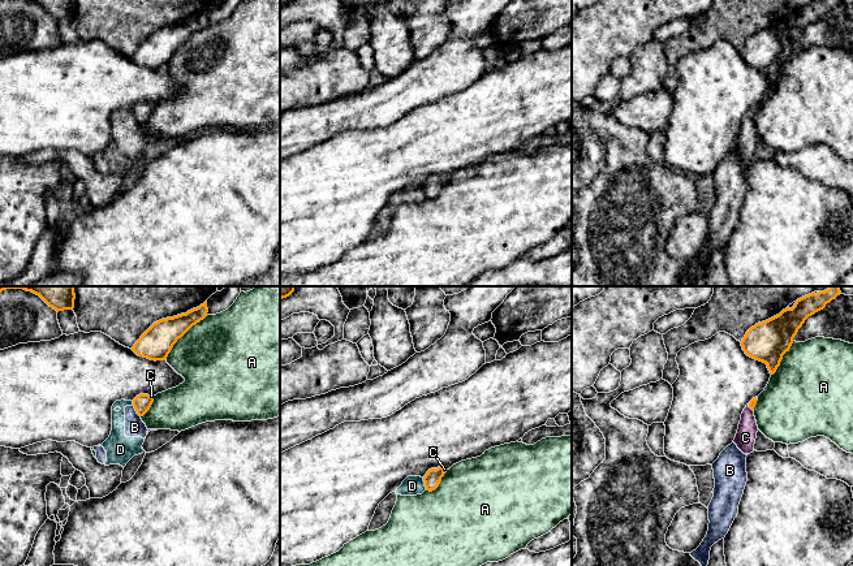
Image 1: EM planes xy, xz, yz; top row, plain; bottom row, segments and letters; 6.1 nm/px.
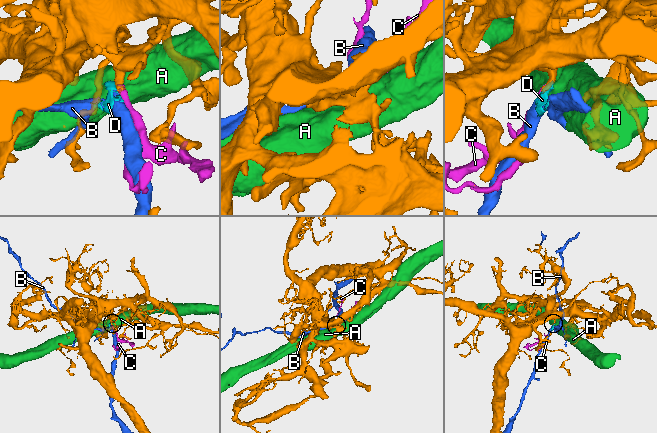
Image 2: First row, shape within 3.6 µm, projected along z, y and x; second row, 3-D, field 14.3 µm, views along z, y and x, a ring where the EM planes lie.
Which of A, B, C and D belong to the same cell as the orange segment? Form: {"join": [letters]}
{"join": ["C"]}

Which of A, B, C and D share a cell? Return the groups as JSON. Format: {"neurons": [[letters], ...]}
{"neurons": [["A"], ["B", "D"], ["C"]]}

